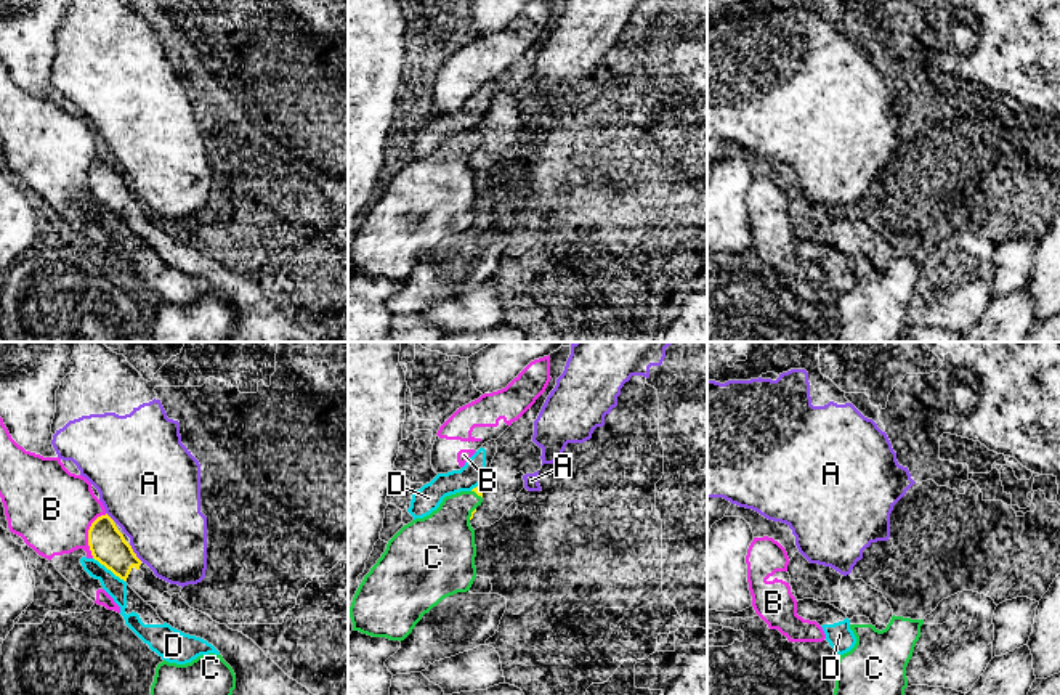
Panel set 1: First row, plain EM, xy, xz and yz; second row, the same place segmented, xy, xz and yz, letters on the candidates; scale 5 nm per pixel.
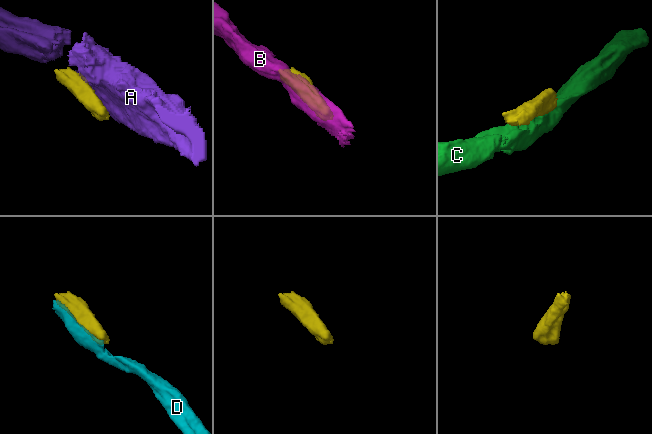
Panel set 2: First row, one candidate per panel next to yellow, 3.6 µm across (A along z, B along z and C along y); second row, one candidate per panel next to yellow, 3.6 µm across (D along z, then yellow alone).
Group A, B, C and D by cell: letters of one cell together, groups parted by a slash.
A / B / C / D

